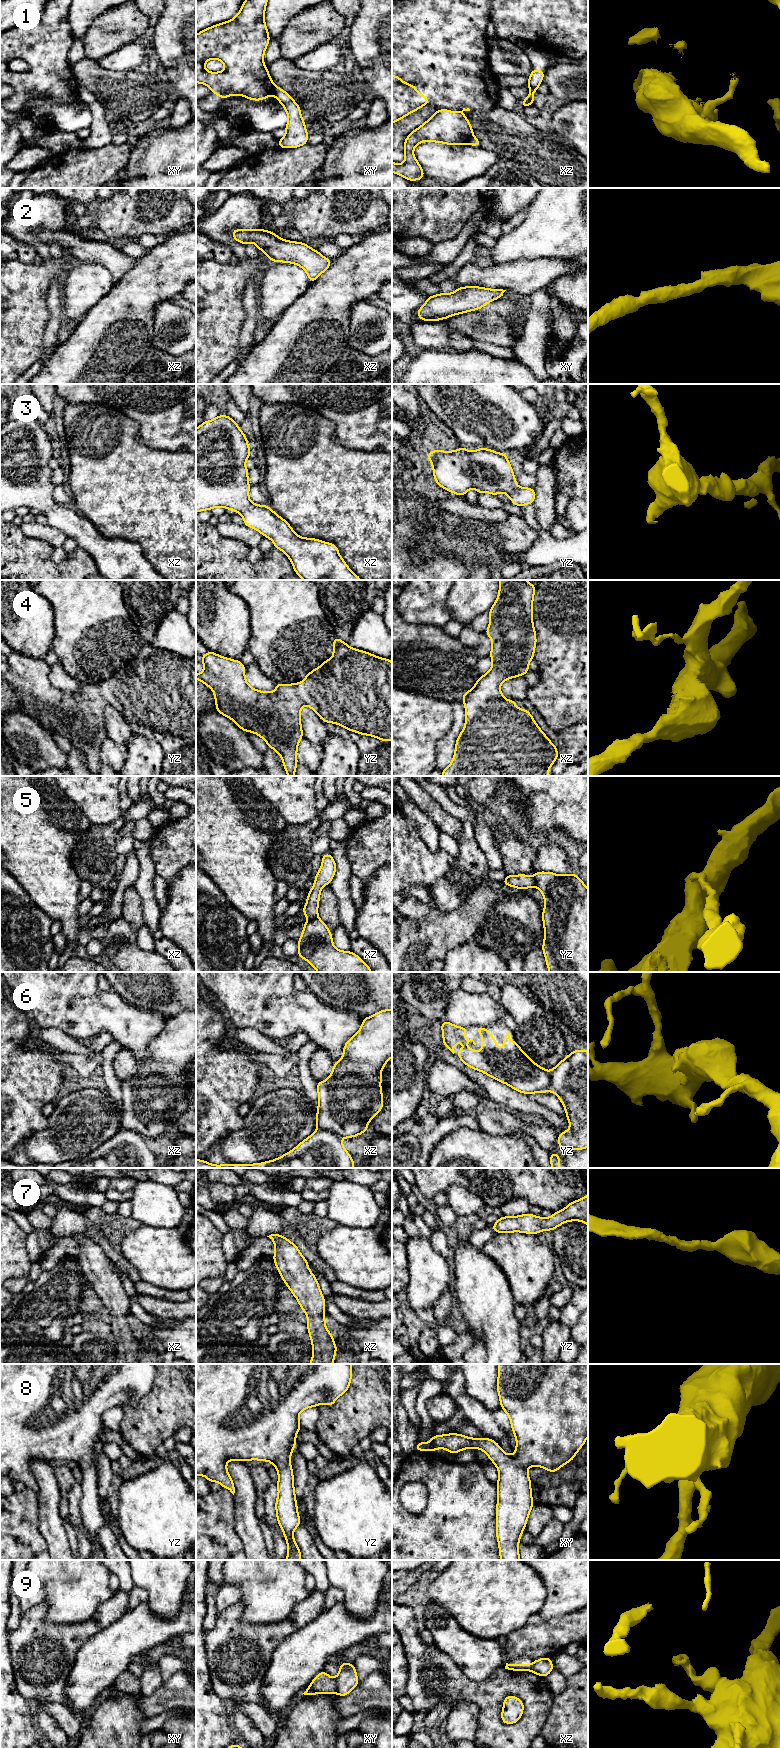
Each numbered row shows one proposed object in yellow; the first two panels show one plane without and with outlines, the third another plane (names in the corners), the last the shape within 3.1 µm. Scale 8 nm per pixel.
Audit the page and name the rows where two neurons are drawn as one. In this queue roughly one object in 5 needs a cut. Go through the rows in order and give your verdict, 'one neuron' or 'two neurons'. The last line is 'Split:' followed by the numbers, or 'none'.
1: two neurons
2: one neuron
3: one neuron
4: one neuron
5: two neurons
6: two neurons
7: one neuron
8: one neuron
9: two neurons
Split: 1, 5, 6, 9

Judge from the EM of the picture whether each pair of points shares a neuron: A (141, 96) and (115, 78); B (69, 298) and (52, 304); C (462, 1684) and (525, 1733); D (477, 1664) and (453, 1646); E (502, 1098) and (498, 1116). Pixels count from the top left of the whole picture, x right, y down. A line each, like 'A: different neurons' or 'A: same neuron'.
A: same neuron
B: different neurons
C: same neuron
D: same neuron
E: different neurons

